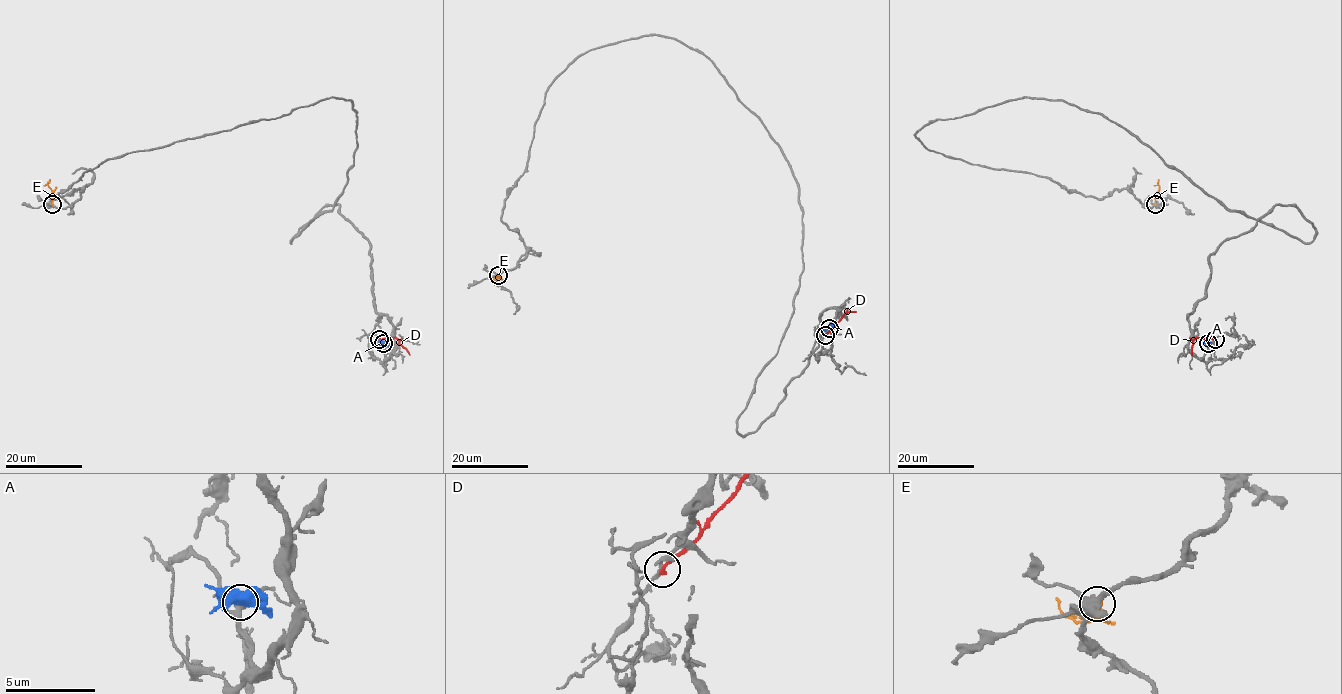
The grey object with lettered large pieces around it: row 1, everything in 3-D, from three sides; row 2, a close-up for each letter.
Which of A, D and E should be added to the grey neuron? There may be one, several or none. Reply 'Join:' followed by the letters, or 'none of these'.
Join: none of these

